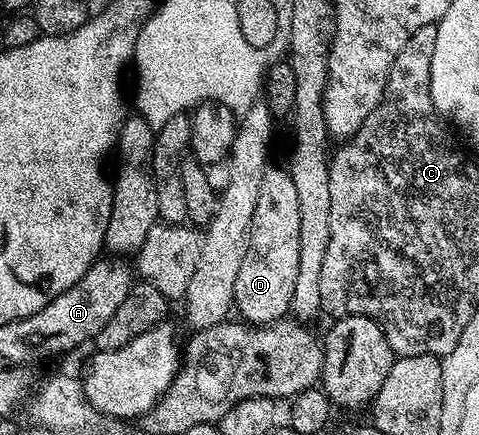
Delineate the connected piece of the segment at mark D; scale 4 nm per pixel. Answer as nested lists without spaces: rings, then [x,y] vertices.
[[[268,166],[249,227],[244,259],[236,276],[234,303],[247,323],[269,326],[283,319],[291,304],[300,262],[300,202],[287,169]]]

